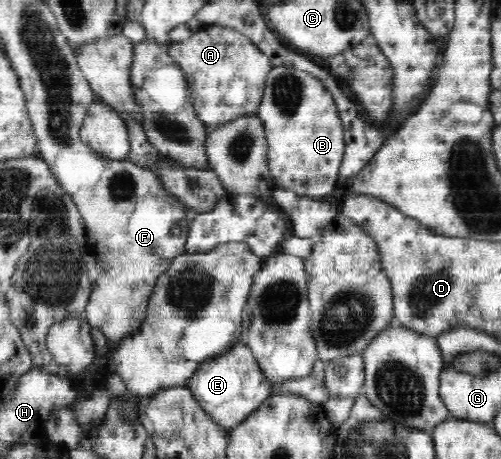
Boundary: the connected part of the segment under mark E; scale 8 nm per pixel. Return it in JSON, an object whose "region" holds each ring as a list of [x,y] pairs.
{"region":[[[241,343],[235,344],[227,353],[202,362],[186,387],[211,419],[228,431],[242,424],[274,393],[274,385],[263,374],[252,351]]]}

